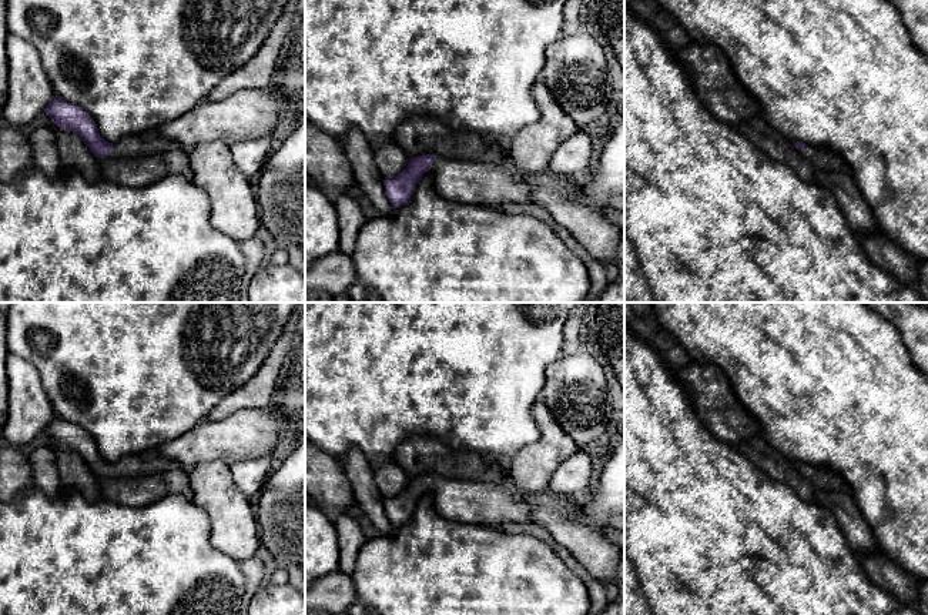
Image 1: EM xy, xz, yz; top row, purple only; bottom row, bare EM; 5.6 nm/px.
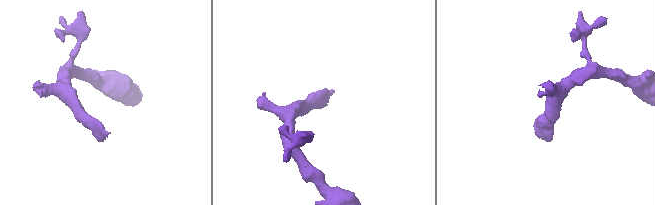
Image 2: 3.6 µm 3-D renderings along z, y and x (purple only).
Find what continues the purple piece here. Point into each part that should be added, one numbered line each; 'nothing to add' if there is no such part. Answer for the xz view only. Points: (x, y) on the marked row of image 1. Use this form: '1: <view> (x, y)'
1: xz (478, 183)

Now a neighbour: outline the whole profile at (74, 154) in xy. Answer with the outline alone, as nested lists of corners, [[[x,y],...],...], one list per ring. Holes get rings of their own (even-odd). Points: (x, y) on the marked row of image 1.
[[[51,121],[50,126],[57,134],[57,150],[66,170],[80,173],[87,181],[104,178],[98,158],[84,144],[81,137],[73,131],[66,131]]]

